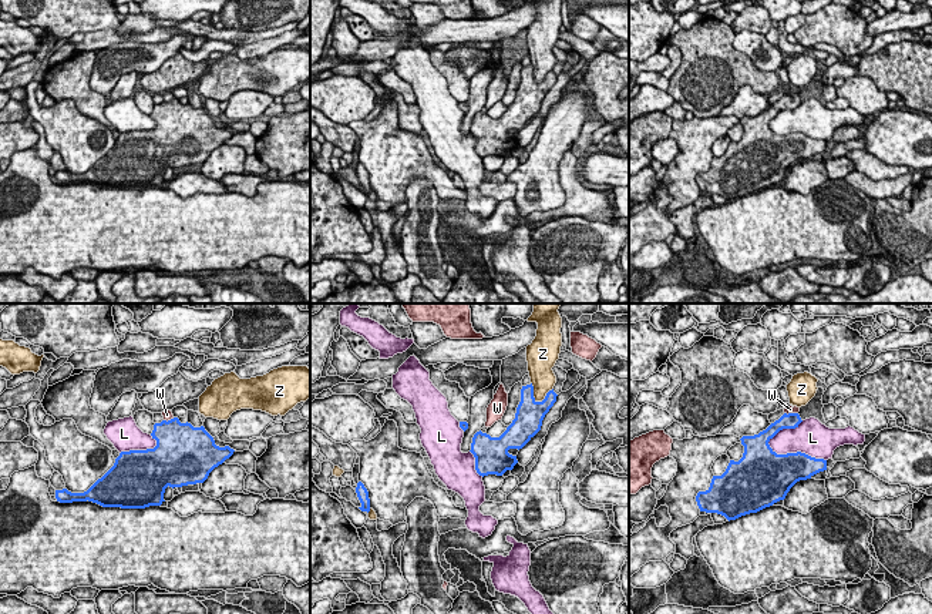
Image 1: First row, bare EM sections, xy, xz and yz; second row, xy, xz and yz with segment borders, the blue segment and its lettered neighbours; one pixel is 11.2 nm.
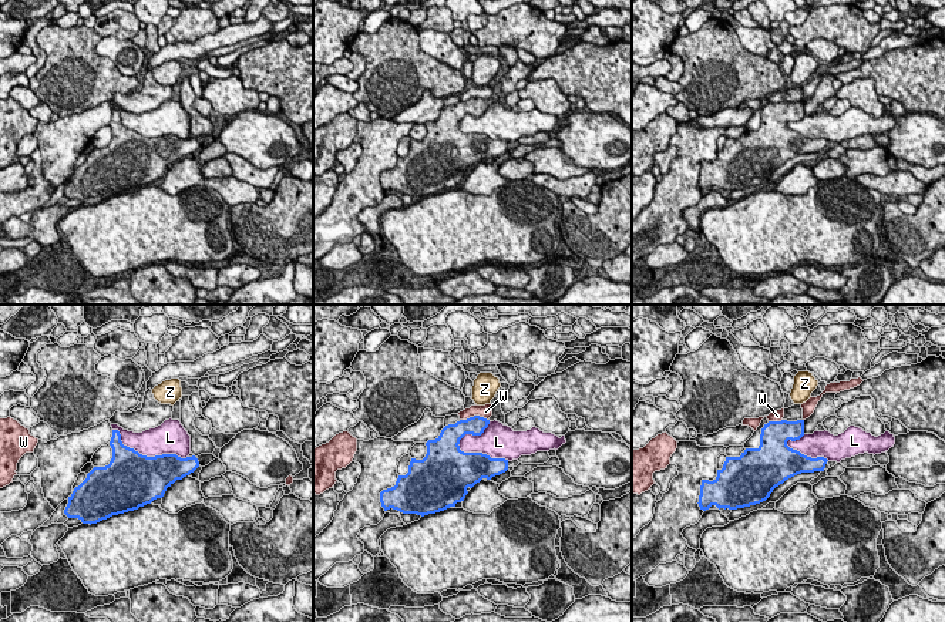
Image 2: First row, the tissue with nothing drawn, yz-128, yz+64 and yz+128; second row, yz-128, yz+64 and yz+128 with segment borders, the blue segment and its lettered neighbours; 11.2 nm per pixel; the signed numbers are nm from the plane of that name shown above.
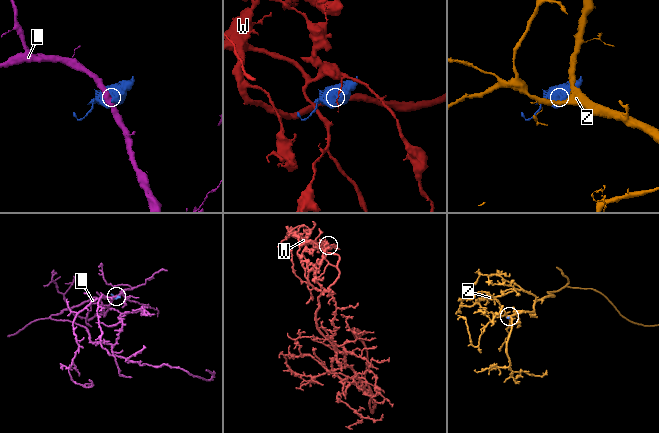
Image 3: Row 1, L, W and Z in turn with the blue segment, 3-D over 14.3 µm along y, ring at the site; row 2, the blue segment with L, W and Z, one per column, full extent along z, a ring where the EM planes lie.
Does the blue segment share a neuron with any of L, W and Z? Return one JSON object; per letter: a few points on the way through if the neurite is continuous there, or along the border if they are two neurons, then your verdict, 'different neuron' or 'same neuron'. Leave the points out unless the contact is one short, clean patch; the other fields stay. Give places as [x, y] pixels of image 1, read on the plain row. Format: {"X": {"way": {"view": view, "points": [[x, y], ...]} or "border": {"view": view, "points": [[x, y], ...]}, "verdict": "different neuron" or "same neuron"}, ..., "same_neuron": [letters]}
{"L": {"verdict": "different neuron"}, "W": {"verdict": "different neuron"}, "Z": {"verdict": "different neuron"}, "same_neuron": []}

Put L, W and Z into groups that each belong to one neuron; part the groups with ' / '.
L / W / Z

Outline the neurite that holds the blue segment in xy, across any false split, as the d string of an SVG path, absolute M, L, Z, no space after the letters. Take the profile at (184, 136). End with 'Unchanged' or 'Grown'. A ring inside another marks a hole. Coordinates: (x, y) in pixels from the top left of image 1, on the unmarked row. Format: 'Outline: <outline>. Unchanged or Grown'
Outline: M178 98L154 105L151 114L157 121L154 130L121 132L114 147L98 160L87 172L71 174L67 170L55 171L60 184L92 182L102 188L145 189L161 187L165 170L203 164L209 154L233 135L229 127L219 128L203 107L194 108L181 104Z. Unchanged

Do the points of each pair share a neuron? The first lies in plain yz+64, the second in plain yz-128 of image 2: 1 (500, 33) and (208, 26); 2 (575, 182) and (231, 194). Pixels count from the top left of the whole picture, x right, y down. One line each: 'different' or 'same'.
1: same
2: same

